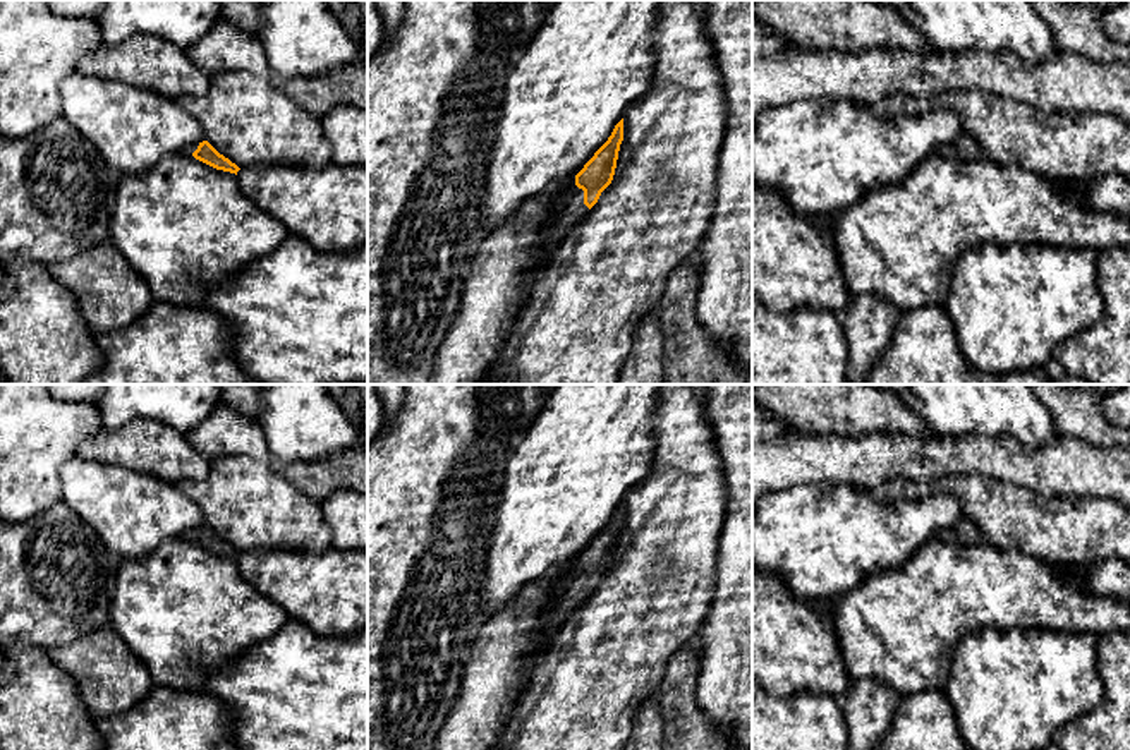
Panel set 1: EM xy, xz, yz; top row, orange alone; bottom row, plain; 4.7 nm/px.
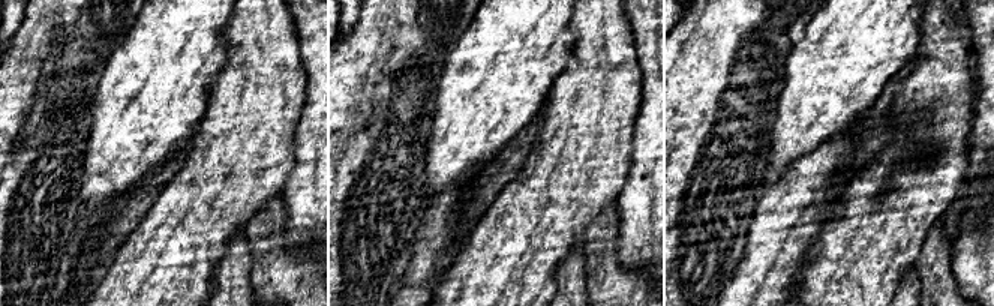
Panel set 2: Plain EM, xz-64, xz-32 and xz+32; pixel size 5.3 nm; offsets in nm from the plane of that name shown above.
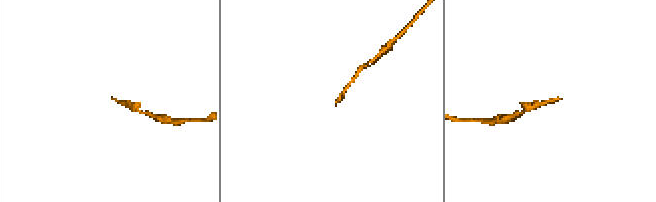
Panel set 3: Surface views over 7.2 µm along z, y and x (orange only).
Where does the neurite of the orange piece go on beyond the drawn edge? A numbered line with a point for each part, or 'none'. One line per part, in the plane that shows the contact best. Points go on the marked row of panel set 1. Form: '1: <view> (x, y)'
1: xz (572, 211)

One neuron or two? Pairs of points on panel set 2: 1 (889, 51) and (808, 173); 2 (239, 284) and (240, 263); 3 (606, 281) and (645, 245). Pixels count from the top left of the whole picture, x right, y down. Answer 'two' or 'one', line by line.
1: two
2: one
3: two

